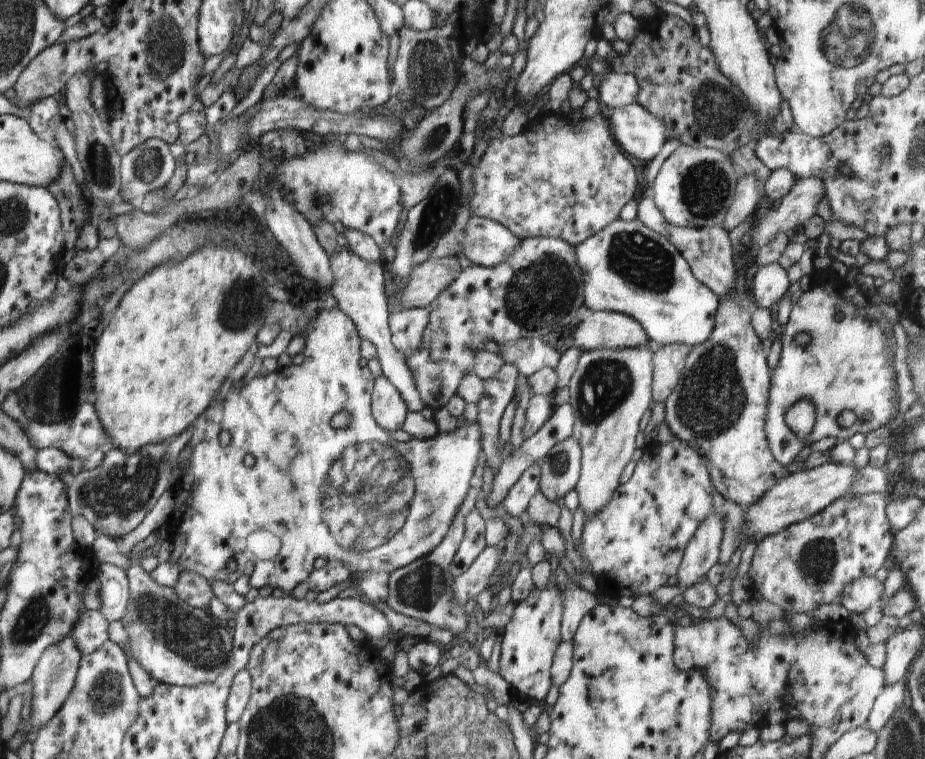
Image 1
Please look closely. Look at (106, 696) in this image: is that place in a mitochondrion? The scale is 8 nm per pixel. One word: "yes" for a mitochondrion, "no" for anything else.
yes

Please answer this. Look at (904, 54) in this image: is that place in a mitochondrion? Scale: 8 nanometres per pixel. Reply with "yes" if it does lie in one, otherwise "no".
no

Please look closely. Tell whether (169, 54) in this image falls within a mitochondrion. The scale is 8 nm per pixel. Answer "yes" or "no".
yes

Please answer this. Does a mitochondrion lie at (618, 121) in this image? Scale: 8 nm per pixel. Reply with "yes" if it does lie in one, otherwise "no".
no

